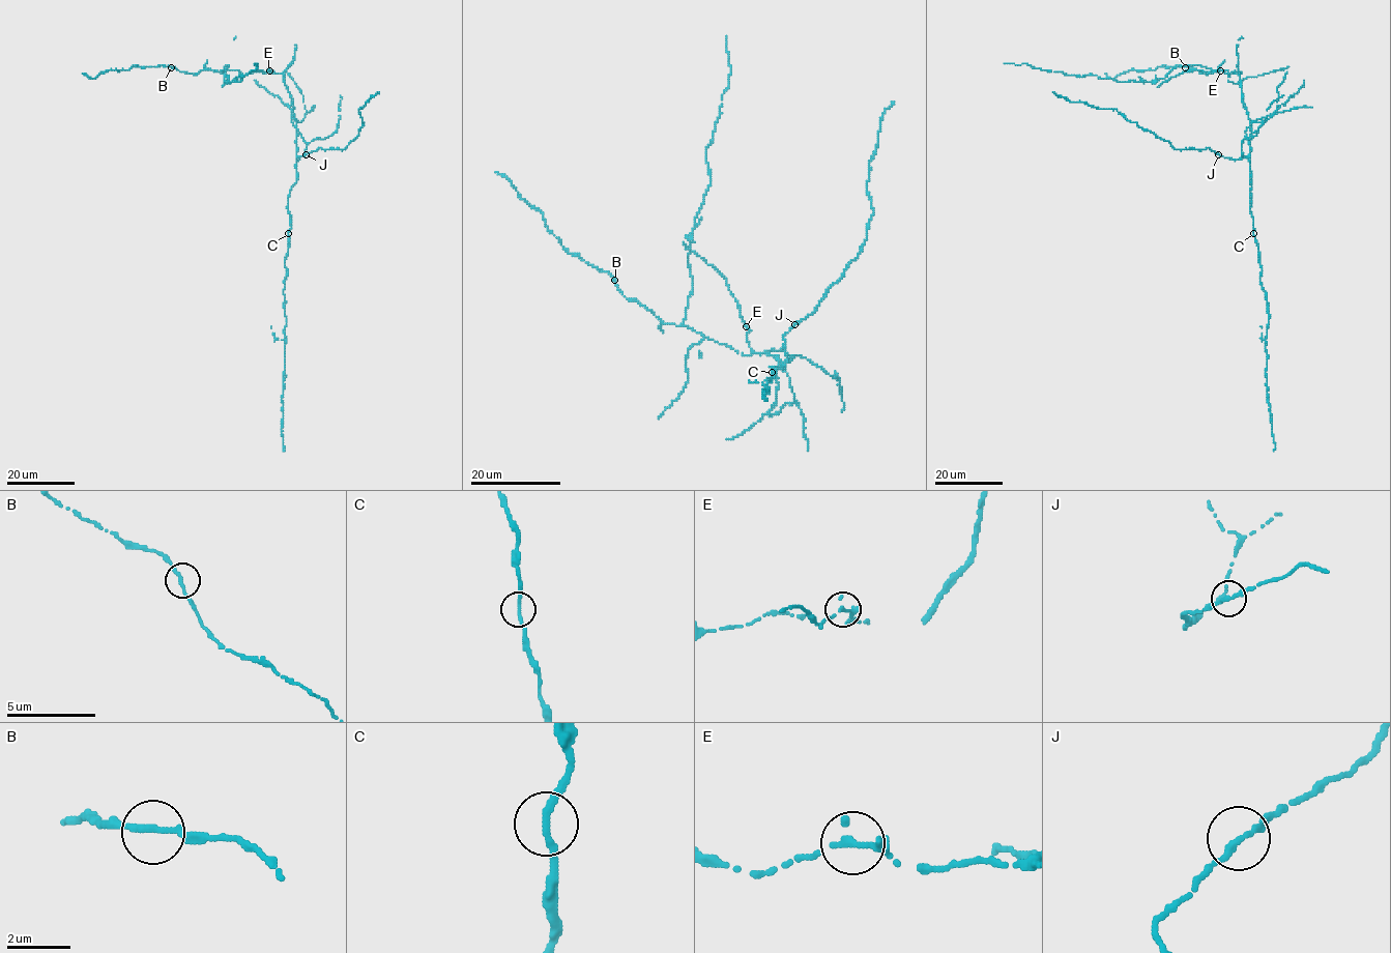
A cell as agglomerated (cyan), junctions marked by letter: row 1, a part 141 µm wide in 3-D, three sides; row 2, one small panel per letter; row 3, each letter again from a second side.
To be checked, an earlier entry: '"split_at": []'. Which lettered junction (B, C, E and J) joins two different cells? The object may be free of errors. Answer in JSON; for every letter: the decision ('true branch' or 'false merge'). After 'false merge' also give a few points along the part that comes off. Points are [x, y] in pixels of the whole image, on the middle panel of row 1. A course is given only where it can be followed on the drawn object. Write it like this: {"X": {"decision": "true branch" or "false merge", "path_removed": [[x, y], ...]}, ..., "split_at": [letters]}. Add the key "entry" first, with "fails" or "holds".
{"entry": "holds", "B": {"decision": "true branch"}, "C": {"decision": "true branch"}, "E": {"decision": "true branch"}, "J": {"decision": "true branch"}, "split_at": []}

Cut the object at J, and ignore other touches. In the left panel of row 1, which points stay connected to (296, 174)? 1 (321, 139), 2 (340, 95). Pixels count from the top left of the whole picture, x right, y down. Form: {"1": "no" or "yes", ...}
{"1": "yes", "2": "yes"}

